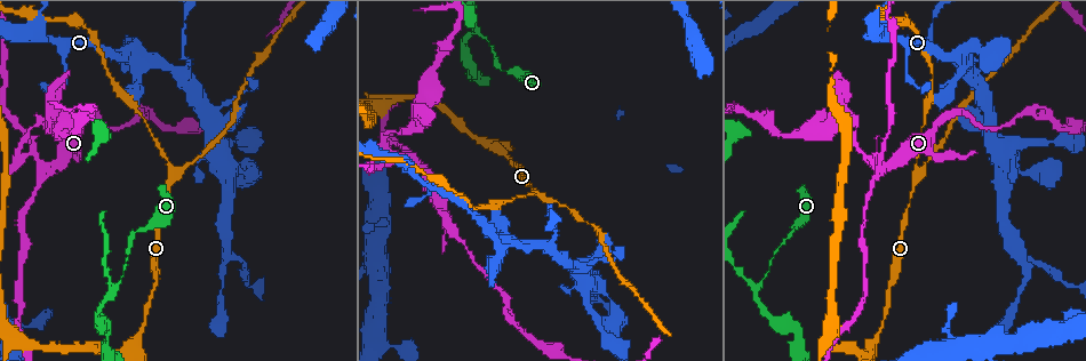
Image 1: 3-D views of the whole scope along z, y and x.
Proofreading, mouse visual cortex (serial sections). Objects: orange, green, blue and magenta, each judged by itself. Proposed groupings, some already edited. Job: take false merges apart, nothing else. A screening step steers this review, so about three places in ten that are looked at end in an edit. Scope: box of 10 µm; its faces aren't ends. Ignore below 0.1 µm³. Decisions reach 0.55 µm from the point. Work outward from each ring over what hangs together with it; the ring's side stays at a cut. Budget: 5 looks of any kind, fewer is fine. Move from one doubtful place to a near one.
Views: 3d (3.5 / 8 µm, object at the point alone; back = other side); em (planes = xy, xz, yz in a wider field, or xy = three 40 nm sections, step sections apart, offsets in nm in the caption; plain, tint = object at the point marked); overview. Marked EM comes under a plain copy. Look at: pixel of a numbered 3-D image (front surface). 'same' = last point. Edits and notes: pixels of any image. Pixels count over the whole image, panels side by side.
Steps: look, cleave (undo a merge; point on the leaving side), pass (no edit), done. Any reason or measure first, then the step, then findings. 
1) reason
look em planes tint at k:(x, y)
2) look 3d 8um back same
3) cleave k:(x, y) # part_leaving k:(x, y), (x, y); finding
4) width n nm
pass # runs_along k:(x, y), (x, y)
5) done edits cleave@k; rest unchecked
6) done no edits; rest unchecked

a fork
look 3d 3.5um back at 1:(918, 175)

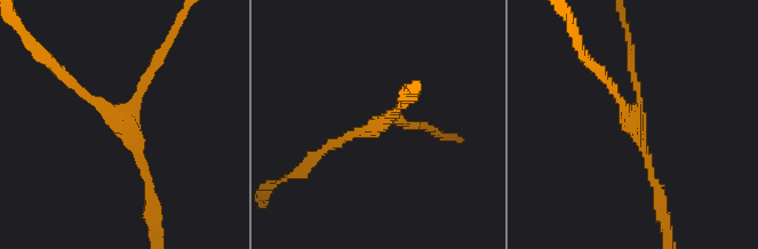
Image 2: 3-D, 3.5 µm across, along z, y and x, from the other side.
arms 3; arm_widths 150, 150, 150 nm; shape alone is not enough
look em planes tint at 2:(131, 125)

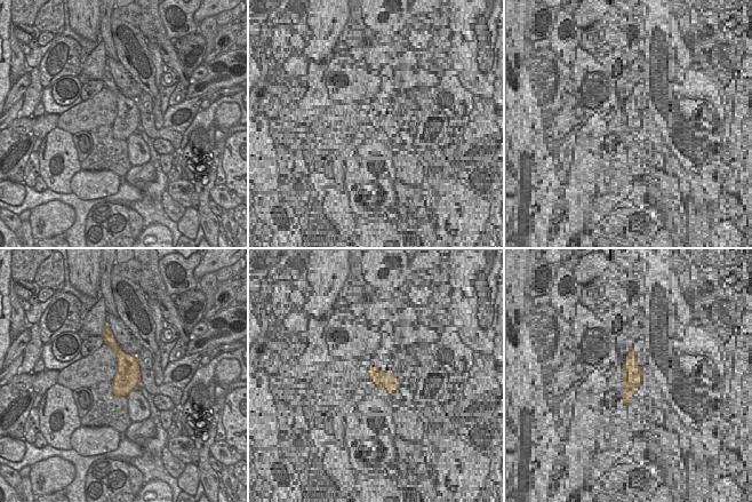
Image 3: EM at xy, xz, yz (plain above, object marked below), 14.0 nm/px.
pass # runs_along 2:(656, 194), (630, 61); one cell here

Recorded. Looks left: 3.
a fork
look 3d 8um at 1:(117, 287)

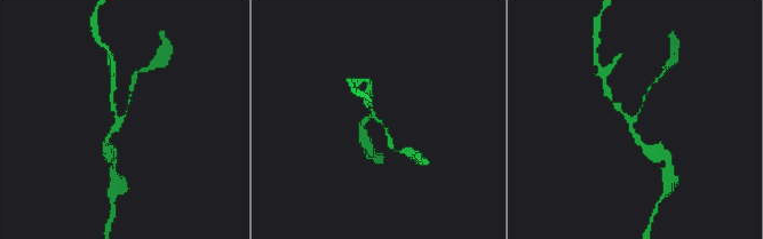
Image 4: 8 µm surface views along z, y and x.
arms 3; arm_widths 100, 150, 200 nm
look em xy step 2 tint same

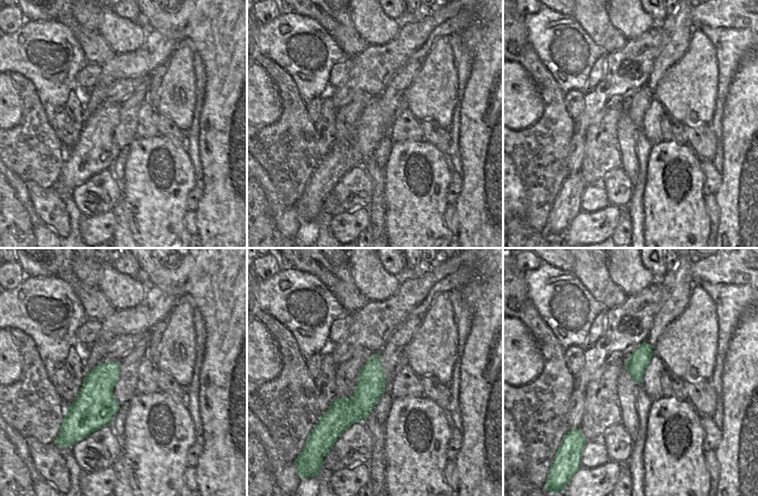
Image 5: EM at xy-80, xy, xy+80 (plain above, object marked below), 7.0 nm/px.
width 200 nm
pass # runs_along 5:(377, 357), (370, 386), (319, 426); one cell here

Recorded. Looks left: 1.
done no edits; rest unchecked

